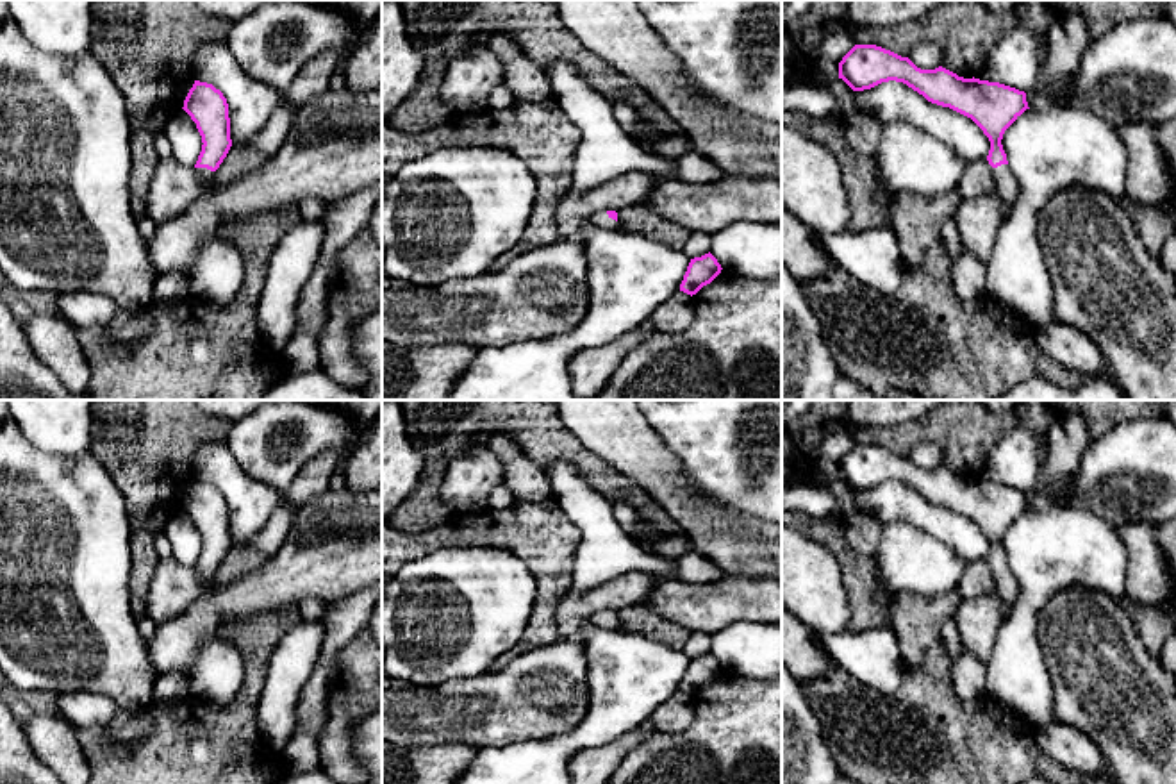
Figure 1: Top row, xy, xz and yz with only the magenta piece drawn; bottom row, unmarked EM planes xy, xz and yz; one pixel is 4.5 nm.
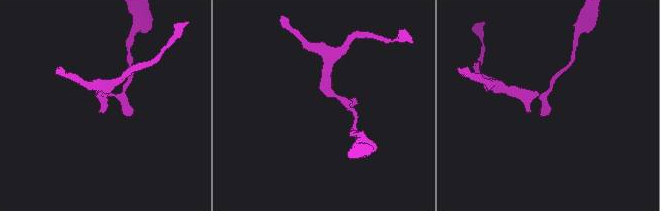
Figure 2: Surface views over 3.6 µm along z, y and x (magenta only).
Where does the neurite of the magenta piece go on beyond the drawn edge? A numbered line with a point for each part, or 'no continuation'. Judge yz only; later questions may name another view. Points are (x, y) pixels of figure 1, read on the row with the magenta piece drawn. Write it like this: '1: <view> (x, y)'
1: yz (1007, 188)

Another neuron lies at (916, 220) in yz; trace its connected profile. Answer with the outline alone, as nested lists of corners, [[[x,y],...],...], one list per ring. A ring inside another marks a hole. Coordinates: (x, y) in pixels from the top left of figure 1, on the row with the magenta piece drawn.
[[[898,189],[890,200],[890,229],[899,243],[905,266],[921,266],[926,252],[940,241],[942,225],[960,205],[958,191],[919,195]]]

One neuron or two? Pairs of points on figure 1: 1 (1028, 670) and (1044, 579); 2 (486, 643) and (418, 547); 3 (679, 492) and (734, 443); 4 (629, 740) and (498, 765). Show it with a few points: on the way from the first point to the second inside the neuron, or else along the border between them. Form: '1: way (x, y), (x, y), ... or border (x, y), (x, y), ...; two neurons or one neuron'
1: way (1025, 647), (1025, 613), (1030, 602); one neuron
2: border (466, 545), (438, 547), (409, 559), (400, 568); two neurons
3: border (666, 445), (687, 477), (723, 506); two neurons
4: border (646, 724), (604, 745), (582, 749), (570, 759); two neurons

